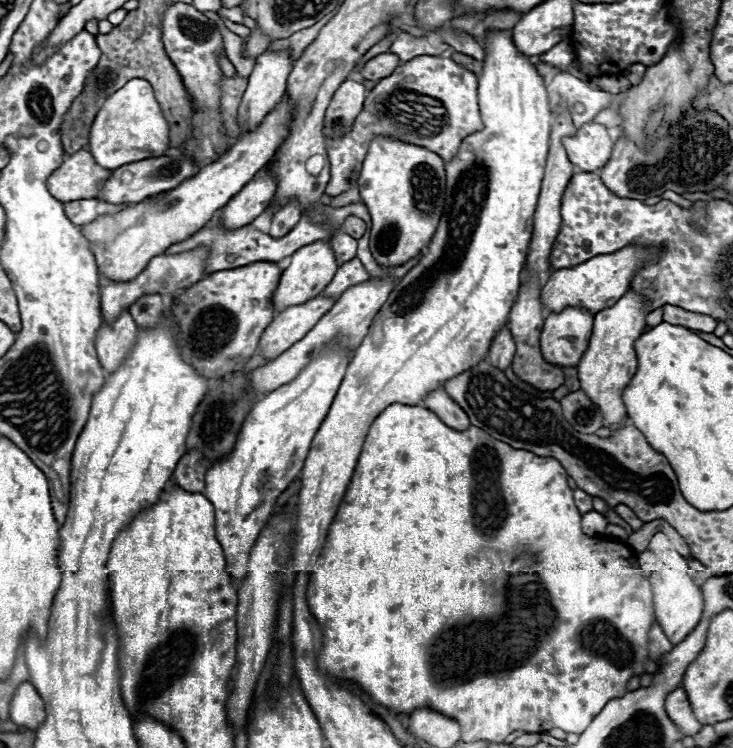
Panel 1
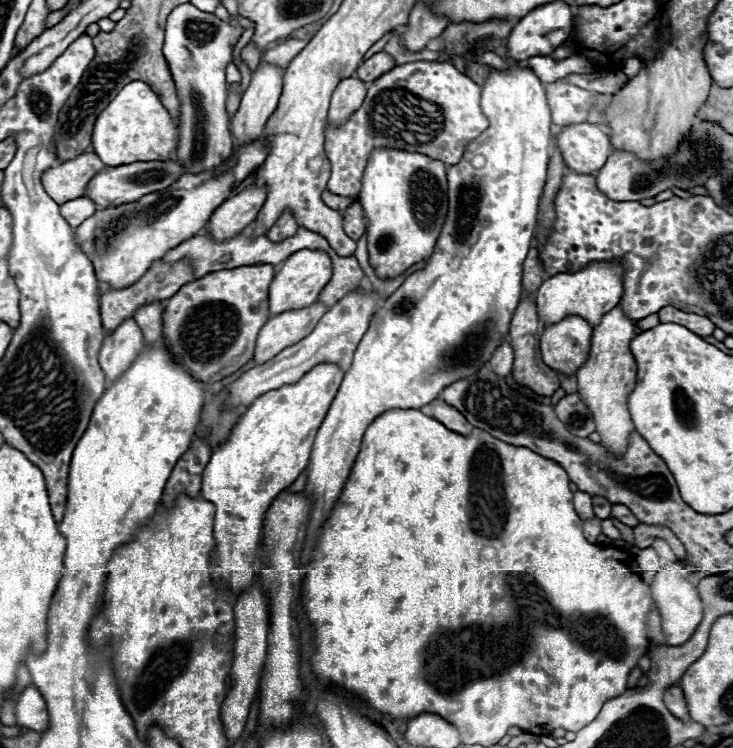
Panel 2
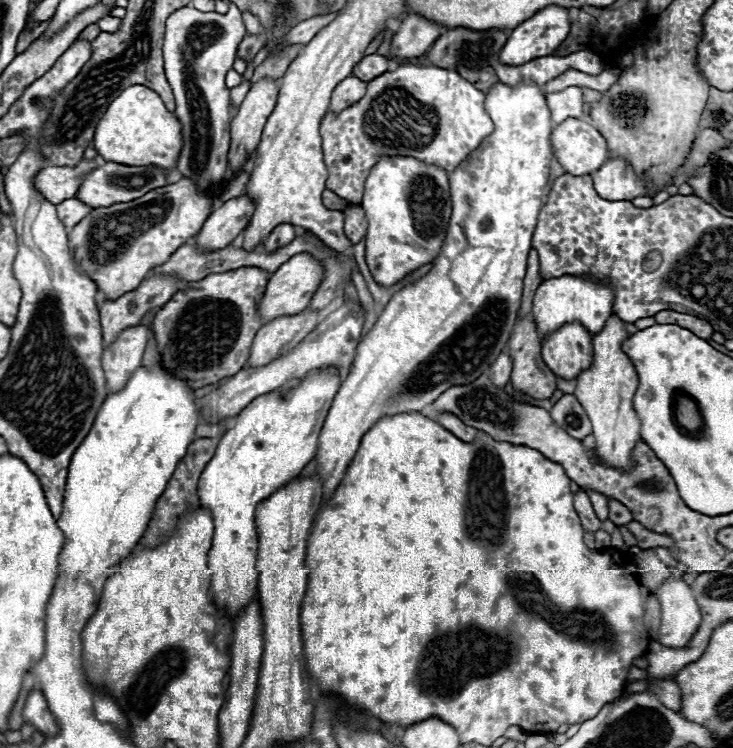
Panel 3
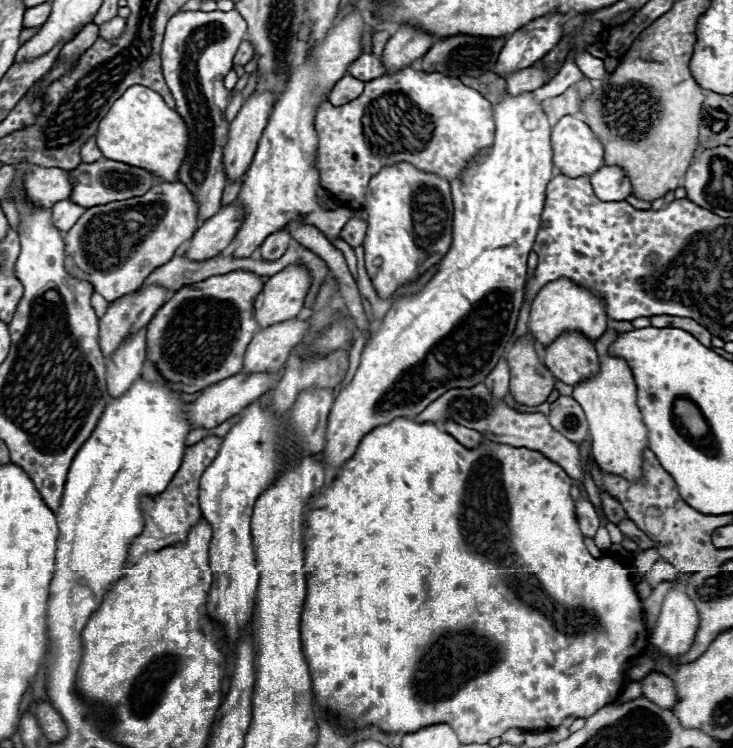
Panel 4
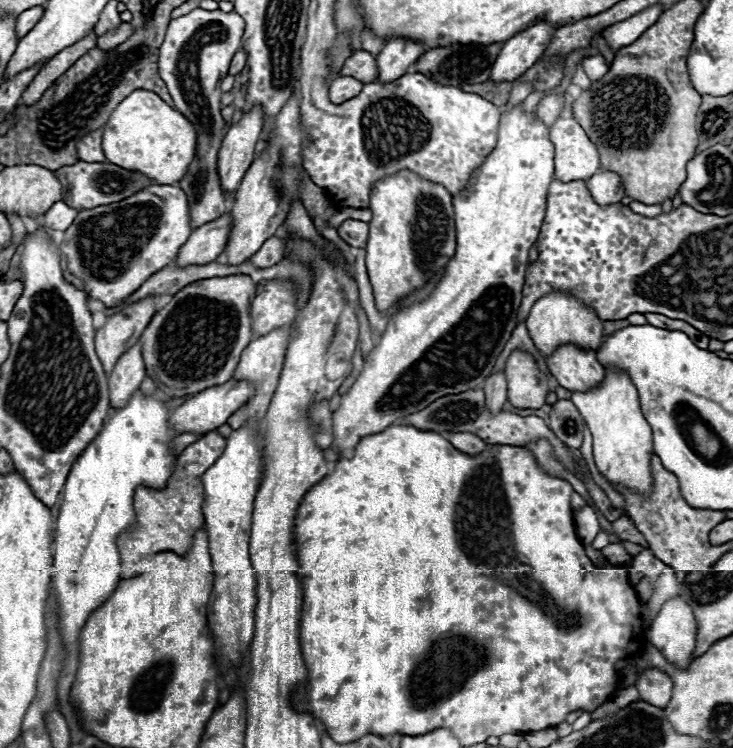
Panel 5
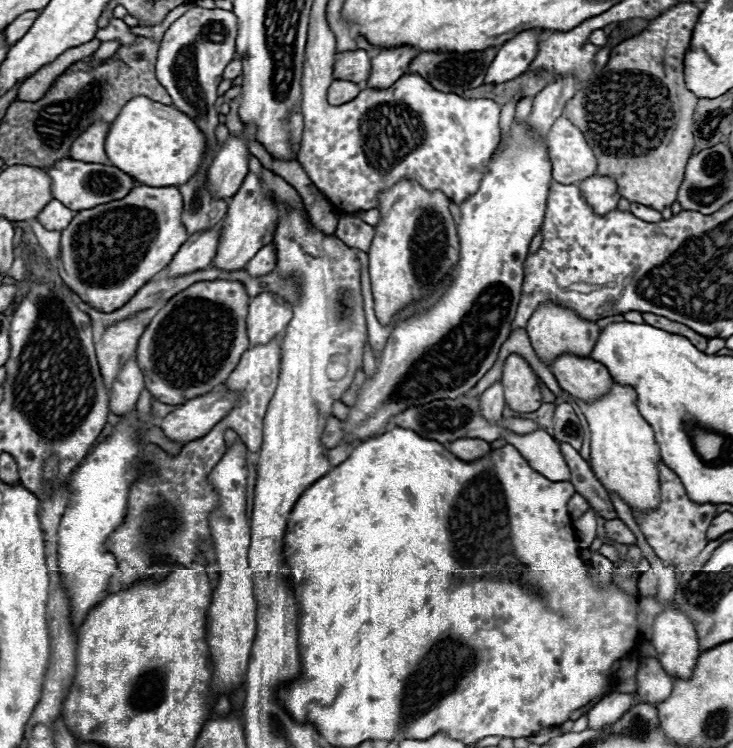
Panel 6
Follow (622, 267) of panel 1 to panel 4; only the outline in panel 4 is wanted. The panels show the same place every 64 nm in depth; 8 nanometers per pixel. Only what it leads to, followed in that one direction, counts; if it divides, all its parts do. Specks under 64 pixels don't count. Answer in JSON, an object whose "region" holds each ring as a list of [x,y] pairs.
{"region":[[[556,280],[556,282],[548,282],[534,298],[530,306],[528,328],[530,328],[530,334],[536,338],[536,342],[540,342],[546,348],[566,332],[578,332],[586,340],[596,342],[606,332],[606,322],[608,318],[606,318],[604,302],[600,298],[592,296],[588,290],[584,290],[582,286],[576,286],[574,282]]]}

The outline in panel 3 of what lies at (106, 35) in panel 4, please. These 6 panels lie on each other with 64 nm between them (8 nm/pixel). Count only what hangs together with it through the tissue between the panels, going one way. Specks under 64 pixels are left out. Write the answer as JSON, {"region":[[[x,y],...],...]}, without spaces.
{"region":[[[104,16],[104,18],[100,18],[96,24],[100,26],[100,30],[102,32],[116,32],[118,28],[120,28],[120,18],[114,18],[114,16]]]}

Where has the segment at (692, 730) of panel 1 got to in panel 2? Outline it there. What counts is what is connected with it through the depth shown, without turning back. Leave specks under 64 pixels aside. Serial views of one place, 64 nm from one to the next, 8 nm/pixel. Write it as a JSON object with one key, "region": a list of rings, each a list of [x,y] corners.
{"region":[[[670,686],[664,692],[664,704],[672,714],[676,714],[676,718],[684,718],[684,722],[690,722],[688,708],[684,706],[684,694],[682,694],[680,686]]]}

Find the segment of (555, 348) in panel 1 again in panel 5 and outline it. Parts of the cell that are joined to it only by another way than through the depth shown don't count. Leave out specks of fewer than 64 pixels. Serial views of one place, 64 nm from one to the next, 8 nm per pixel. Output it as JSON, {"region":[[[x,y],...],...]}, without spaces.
{"region":[[[572,344],[560,346],[546,358],[552,376],[570,392],[590,392],[604,380],[606,368],[596,360],[594,350],[582,350]]]}

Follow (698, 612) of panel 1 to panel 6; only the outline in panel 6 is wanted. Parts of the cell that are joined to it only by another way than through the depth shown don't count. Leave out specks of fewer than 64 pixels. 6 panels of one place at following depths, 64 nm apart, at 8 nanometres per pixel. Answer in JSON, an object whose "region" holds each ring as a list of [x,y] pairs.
{"region":[[[666,608],[654,622],[652,646],[664,670],[674,678],[690,680],[700,658],[698,636],[690,618],[674,608]]]}

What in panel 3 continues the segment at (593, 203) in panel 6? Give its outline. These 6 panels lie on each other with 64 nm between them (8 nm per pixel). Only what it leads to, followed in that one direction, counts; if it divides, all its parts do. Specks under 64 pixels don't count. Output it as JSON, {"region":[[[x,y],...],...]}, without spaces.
{"region":[[[608,160],[596,174],[592,174],[594,188],[604,200],[632,200],[646,196],[646,188],[640,176],[624,160]]]}

